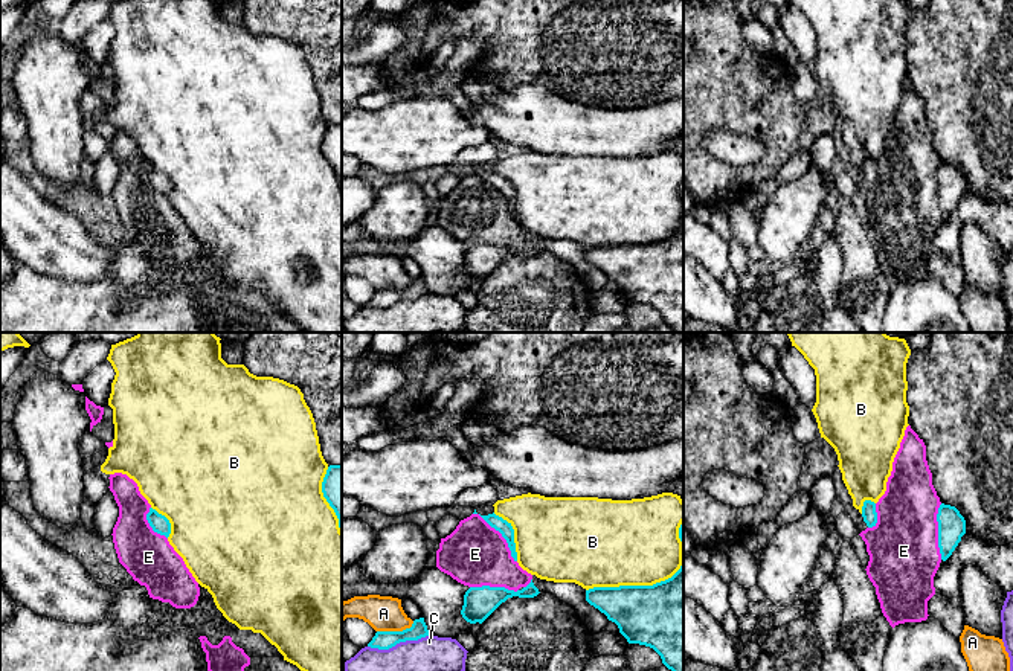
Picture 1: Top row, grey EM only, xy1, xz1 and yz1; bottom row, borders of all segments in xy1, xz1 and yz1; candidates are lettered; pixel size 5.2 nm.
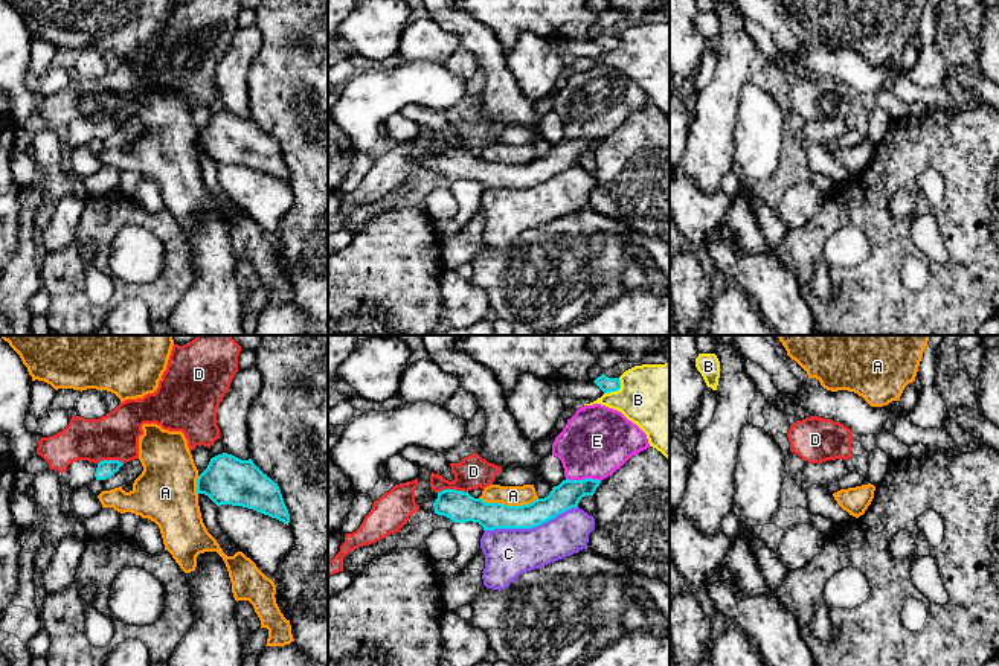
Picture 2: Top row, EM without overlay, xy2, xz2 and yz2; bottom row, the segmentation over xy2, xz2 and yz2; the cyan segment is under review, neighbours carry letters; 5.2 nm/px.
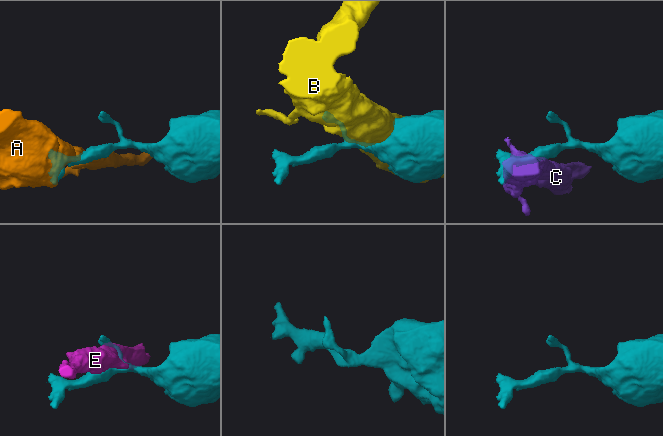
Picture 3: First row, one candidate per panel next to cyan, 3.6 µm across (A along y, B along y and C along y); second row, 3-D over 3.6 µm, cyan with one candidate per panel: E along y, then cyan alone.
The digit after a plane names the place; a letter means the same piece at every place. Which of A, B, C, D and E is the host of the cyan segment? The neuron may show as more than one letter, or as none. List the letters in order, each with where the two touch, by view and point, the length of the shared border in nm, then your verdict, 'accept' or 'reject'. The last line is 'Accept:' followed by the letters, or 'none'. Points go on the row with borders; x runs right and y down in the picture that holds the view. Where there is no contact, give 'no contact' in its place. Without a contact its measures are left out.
A: xz2 (507, 505) | 320 nm | reject
B: xz1 (656, 583) | 650 nm | reject
C: xz2 (531, 528) | 500 nm | reject
D: xz2 (452, 489) | 160 nm | reject
E: xz1 (501, 532) | 340 nm | reject
Accept: none

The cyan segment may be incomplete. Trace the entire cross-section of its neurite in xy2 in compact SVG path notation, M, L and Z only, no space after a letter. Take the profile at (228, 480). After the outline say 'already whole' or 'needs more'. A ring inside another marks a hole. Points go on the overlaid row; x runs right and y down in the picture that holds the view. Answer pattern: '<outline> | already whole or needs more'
M227 453L212 457L207 468L197 479L197 494L207 495L217 506L243 506L276 518L287 526L290 523L290 514L278 483L264 474L252 459L241 460Z | already whole

